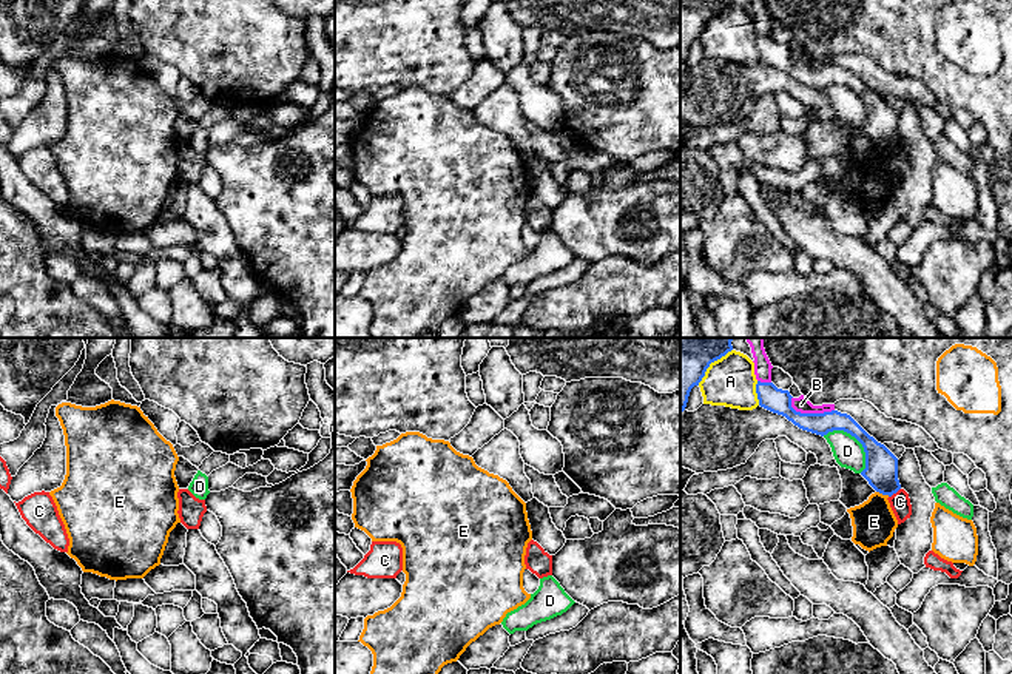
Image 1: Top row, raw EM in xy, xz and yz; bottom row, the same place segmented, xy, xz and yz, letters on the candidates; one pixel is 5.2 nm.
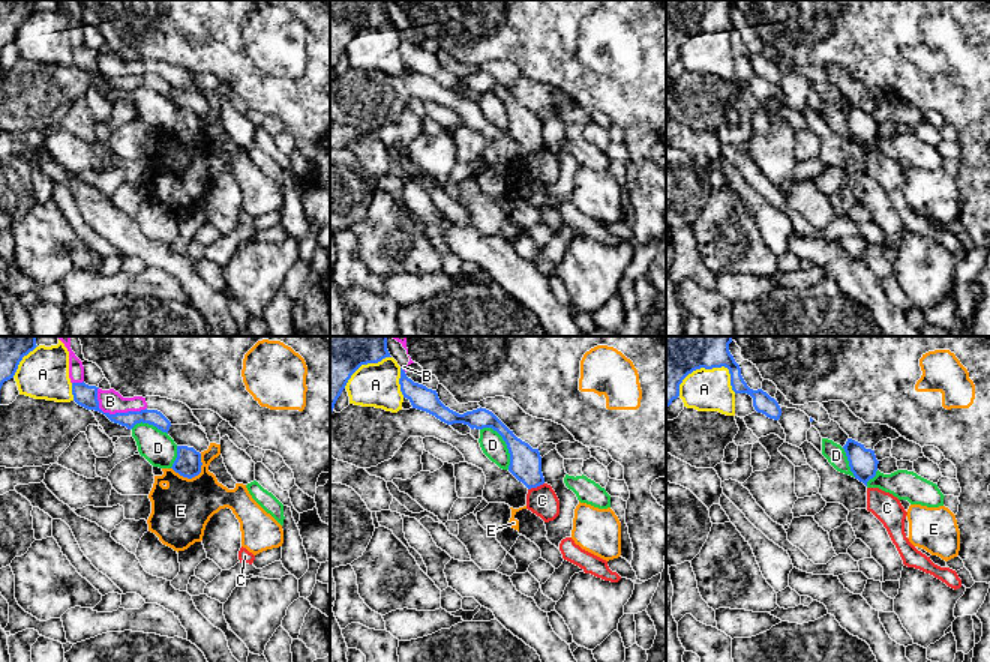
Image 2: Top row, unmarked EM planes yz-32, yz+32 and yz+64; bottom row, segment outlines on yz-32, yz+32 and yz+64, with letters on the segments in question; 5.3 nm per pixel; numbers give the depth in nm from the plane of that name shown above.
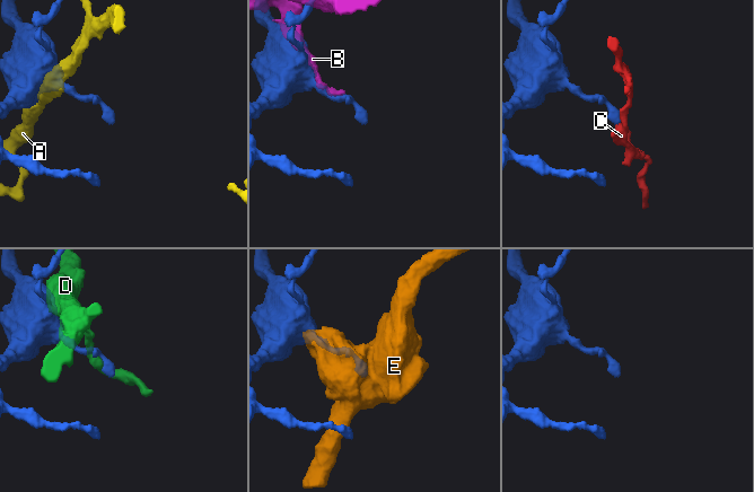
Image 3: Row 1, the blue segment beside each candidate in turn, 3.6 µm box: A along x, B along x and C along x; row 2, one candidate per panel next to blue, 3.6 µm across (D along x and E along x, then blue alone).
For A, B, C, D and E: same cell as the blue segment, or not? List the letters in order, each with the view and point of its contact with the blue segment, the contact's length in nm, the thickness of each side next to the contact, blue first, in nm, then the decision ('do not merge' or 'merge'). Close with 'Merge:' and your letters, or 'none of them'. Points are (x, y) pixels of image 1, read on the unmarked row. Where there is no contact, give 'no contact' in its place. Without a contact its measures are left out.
A: meets blue in yz at (710, 17); contact 260 nm long; 240 nm thick on the blue side, 260 nm on the other; do not merge
B: meets blue in yz at (809, 68); contact 240 nm long; 130 nm thick on the blue side, 80 nm on the other; do not merge
C: meets blue in yz at (893, 147); contact 80 nm long; 180 nm thick on the blue side, 110 nm on the other; do not merge
D: meets blue in yz at (853, 90); contact 280 nm long; 180 nm thick on the blue side, 160 nm on the other; do not merge
E: meets blue in yz at (883, 148); contact 80 nm long; 180 nm thick on the blue side, 220 nm on the other; do not merge
Merge: none of them

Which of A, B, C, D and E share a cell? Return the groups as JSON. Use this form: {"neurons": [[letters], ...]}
{"neurons": [["A"], ["B"], ["C"], ["D"], ["E"]]}

